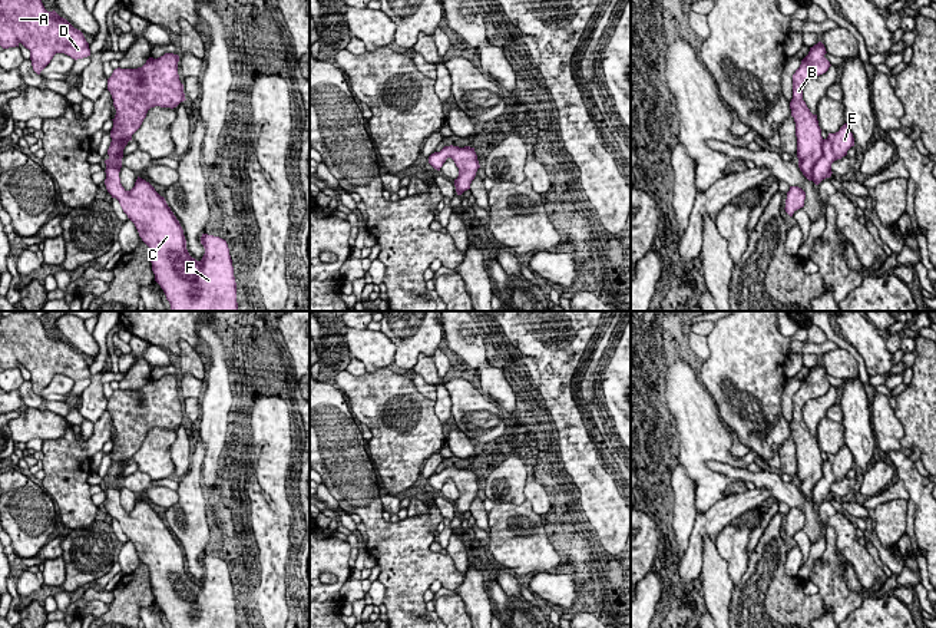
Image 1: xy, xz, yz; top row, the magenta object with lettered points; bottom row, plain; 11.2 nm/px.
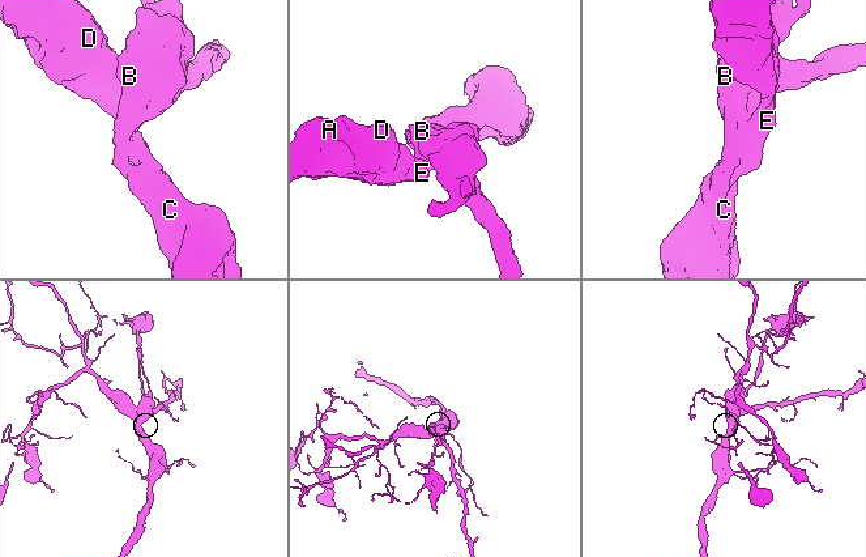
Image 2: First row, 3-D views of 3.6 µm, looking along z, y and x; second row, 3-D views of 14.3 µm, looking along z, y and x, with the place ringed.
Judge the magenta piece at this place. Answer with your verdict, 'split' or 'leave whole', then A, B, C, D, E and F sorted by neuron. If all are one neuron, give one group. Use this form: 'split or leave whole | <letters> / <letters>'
leave whole | A B C D E F

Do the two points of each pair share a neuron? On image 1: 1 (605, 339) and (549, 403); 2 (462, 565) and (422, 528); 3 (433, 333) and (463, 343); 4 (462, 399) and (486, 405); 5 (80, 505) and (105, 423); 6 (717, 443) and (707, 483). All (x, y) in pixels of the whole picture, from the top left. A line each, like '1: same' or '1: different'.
1: same
2: different
3: different
4: same
5: same
6: same

